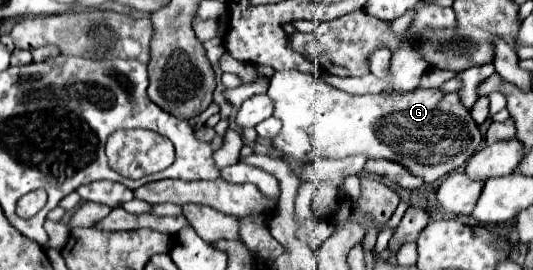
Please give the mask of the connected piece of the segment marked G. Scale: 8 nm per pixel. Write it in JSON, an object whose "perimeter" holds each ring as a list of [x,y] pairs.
{"perimeter":[[[299,70],[275,72],[269,82],[269,98],[273,102],[273,116],[283,122],[281,132],[271,140],[271,146],[281,152],[281,158],[293,160],[295,174],[301,174],[301,168],[323,160],[323,158],[347,158],[361,154],[365,158],[385,158],[405,166],[413,176],[419,176],[425,184],[433,184],[443,178],[457,166],[465,164],[481,144],[479,126],[473,122],[469,110],[461,104],[457,92],[443,94],[441,90],[417,88],[405,94],[347,94],[315,74],[305,74]]]}

